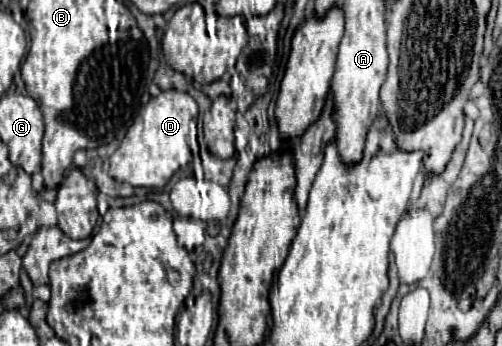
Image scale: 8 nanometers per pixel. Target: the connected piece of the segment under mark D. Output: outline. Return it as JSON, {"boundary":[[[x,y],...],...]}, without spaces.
{"boundary":[[[165,90],[151,98],[135,116],[131,128],[111,156],[109,174],[131,186],[163,188],[181,166],[200,157],[197,140],[197,102],[181,90]]]}

